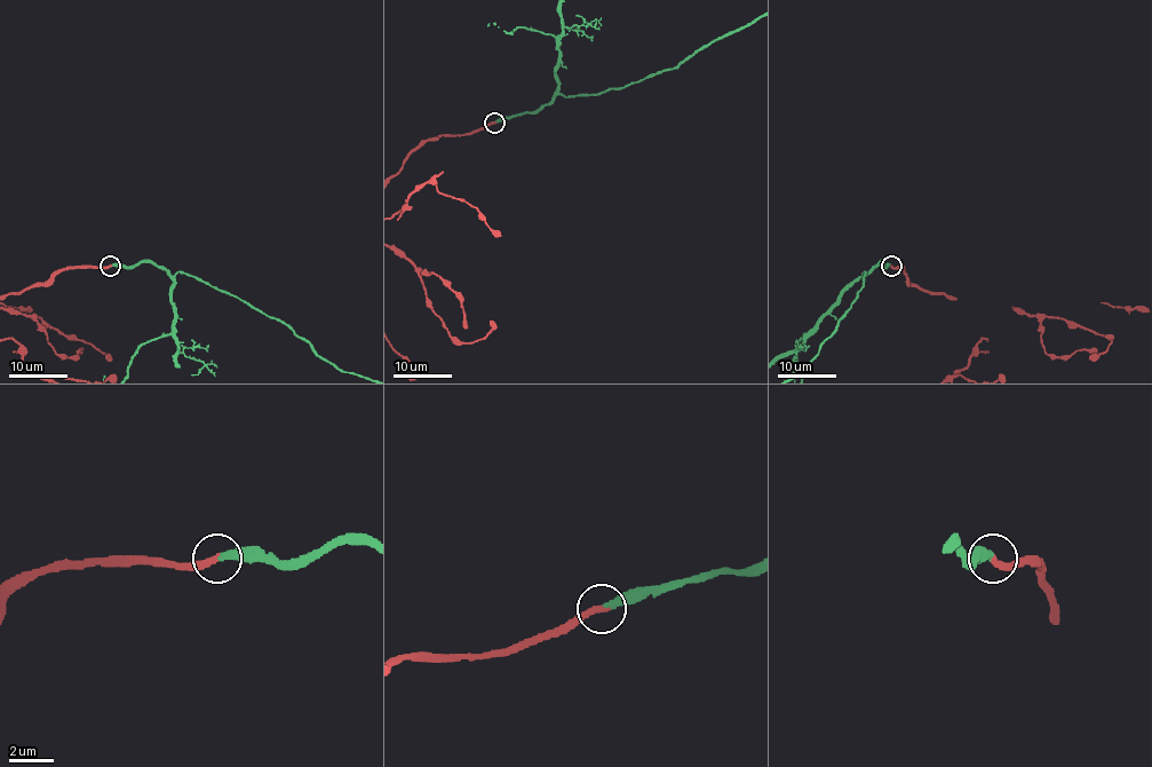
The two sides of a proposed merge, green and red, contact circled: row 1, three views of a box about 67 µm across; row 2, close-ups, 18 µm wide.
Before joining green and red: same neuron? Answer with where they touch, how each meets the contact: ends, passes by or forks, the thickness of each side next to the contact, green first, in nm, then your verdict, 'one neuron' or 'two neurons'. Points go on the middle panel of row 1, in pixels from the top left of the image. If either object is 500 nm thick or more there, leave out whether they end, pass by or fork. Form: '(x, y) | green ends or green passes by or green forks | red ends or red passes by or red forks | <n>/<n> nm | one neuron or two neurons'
(494, 123) | green ends | red ends | 320/320 nm | one neuron

